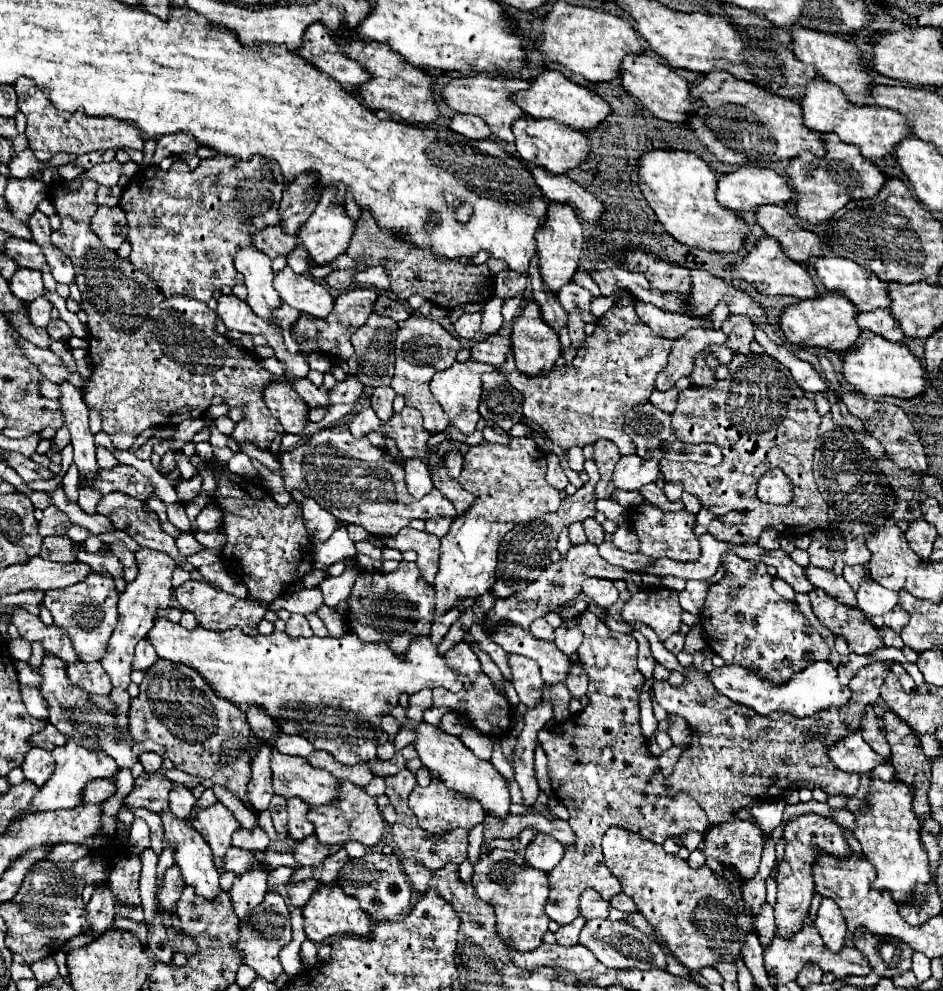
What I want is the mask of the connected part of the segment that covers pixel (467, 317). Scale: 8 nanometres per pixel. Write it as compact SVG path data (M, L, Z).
M474 312L474 314L462 314L458 318L458 322L454 324L454 328L456 328L458 336L474 338L480 332L480 324L482 324L482 316L480 316L480 312Z

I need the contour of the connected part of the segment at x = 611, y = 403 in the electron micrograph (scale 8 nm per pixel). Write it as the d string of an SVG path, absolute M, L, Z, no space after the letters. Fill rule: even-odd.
M624 292L606 312L606 318L596 324L596 332L586 338L586 344L578 350L572 364L562 370L554 368L548 376L530 378L518 372L512 352L508 352L508 358L498 370L524 394L524 416L542 426L548 438L558 446L584 448L586 444L606 438L620 448L620 454L636 454L634 442L622 430L624 414L632 406L648 402L656 374L664 370L670 346L672 340L658 338L642 324L630 294ZM560 436L572 436L574 440L560 440Z

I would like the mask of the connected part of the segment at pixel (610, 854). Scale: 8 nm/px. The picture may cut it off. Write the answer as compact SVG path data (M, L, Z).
M608 828L602 838L604 862L618 878L622 892L630 896L638 912L662 934L668 950L688 968L700 972L718 962L736 962L742 956L748 934L756 932L756 916L744 912L744 900L736 900L730 882L710 870L710 866L690 868L678 854L668 854L662 844L644 840L626 828Z

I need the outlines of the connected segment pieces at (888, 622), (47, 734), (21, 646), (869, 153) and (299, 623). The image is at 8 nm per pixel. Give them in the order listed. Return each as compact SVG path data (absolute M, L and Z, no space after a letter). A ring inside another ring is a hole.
M900 606L892 608L892 612L884 614L882 618L884 618L884 626L892 628L896 634L900 634L902 628L908 624L908 612L904 608L900 608Z
M46 722L44 730L38 732L36 736L32 736L32 746L40 746L46 750L54 750L56 746L62 746L66 742L66 736L62 732L58 732L58 728L52 722Z
M22 636L10 640L10 642L8 642L8 648L10 648L10 654L12 654L16 660L28 660L30 654L32 654L32 648L30 648L28 640L24 640Z
M814 78L812 82L806 84L806 94L802 96L800 106L806 128L818 132L836 132L842 142L858 146L860 154L868 160L892 154L894 146L902 138L910 136L908 120L900 112L882 106L856 106L844 96L844 92L838 86L820 78Z
M292 614L292 616L286 620L286 634L288 634L288 636L294 636L294 638L312 636L312 628L308 626L306 616L302 616L302 614Z

